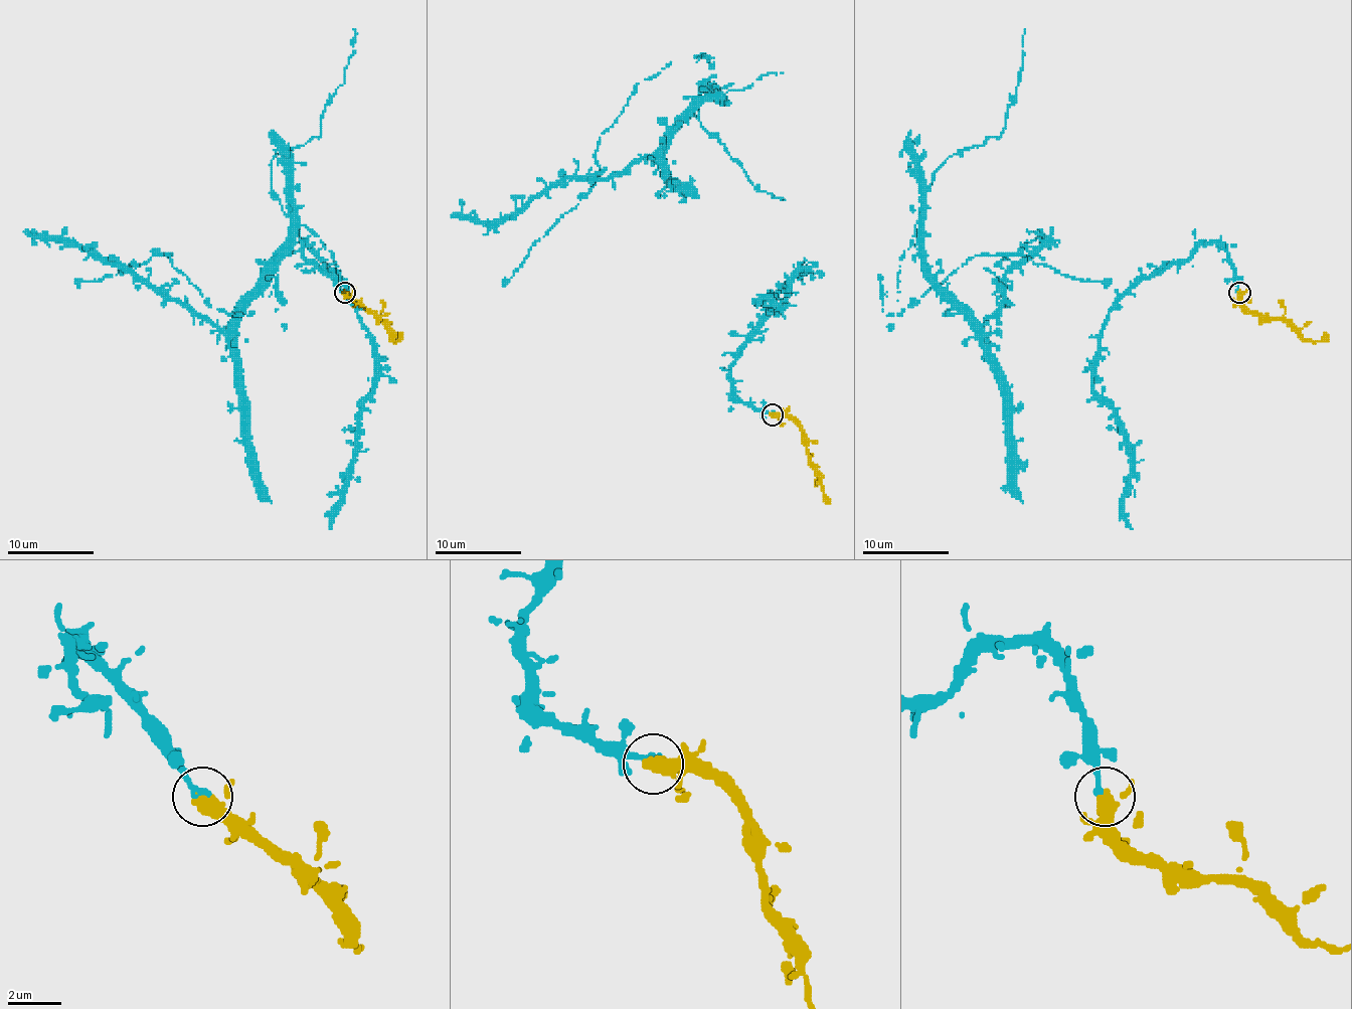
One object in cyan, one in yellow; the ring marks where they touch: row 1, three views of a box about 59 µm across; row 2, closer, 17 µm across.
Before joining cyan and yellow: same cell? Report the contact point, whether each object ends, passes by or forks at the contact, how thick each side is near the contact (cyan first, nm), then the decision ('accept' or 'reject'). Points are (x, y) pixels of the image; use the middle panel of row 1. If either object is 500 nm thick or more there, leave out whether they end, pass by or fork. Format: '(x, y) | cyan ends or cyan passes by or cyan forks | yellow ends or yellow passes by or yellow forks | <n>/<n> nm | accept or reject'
(773, 414) | cyan ends | yellow passes by | 320/380 nm | accept

